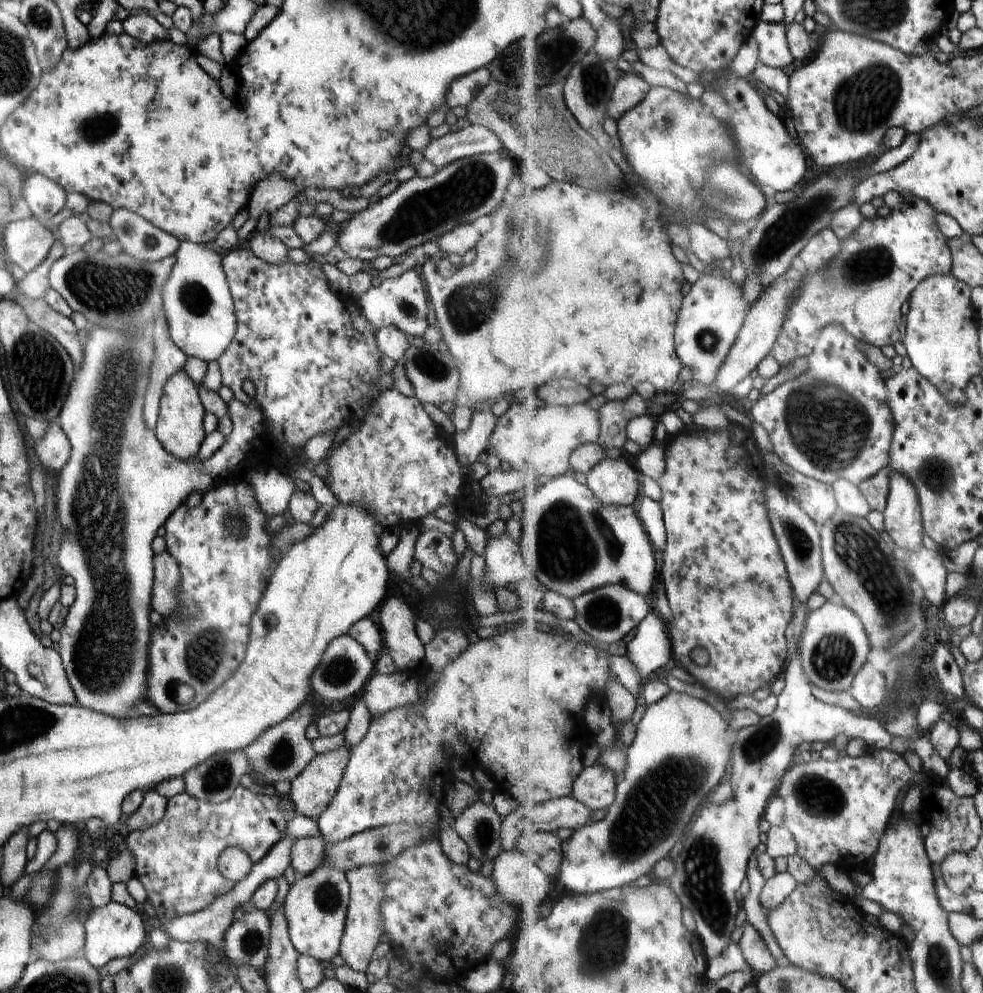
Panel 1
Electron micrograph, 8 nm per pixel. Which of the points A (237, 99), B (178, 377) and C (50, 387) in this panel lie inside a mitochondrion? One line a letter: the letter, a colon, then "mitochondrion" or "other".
A: other
B: other
C: mitochondrion

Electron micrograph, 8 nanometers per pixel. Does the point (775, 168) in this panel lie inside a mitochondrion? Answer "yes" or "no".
no

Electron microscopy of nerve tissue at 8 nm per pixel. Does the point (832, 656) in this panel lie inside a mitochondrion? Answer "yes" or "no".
yes

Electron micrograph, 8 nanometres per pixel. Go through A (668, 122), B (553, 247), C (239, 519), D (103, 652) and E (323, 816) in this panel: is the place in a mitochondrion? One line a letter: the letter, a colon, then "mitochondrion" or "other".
A: mitochondrion
B: mitochondrion
C: other
D: mitochondrion
E: other

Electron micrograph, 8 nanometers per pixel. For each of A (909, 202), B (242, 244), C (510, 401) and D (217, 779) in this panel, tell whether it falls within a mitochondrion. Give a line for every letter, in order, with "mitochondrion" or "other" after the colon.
A: other
B: other
C: other
D: mitochondrion

